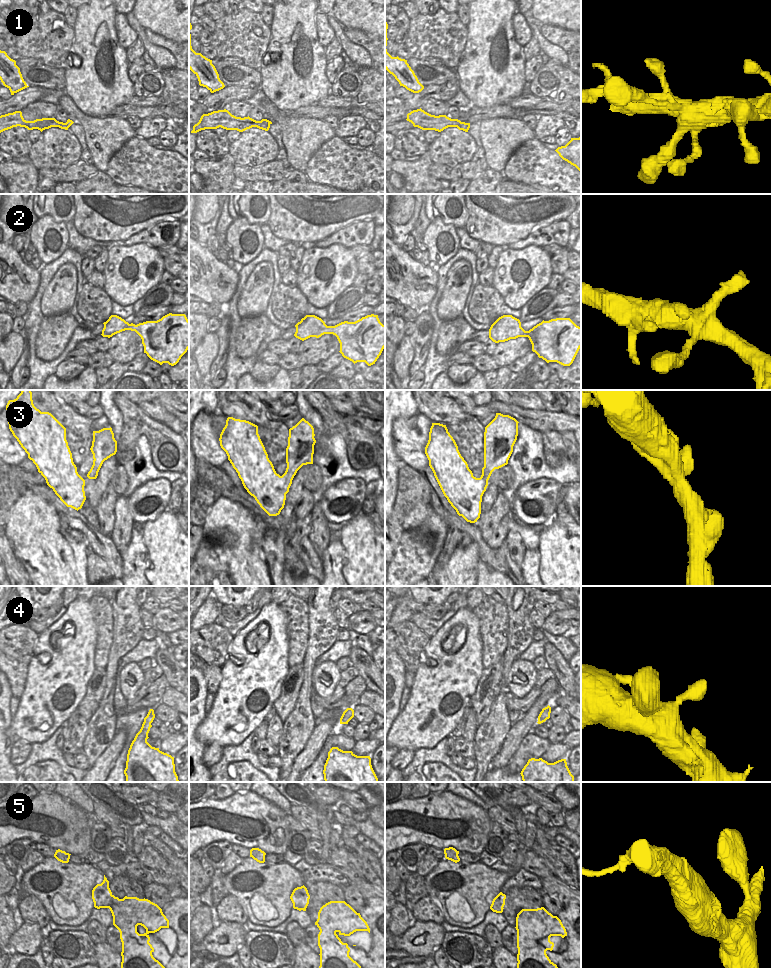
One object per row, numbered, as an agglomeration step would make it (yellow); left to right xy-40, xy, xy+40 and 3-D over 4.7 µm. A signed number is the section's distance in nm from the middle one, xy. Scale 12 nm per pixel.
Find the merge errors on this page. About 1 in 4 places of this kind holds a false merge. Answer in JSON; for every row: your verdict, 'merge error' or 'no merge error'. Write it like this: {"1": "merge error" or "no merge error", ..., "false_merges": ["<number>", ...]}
{"1": "merge error", "2": "no merge error", "3": "no merge error", "4": "no merge error", "5": "merge error", "false_merges": ["1", "5"]}

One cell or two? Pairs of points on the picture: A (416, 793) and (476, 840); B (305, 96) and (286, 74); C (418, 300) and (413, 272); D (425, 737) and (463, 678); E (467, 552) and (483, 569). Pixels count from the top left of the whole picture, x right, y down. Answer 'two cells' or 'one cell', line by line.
A: two cells
B: one cell
C: one cell
D: one cell
E: two cells

